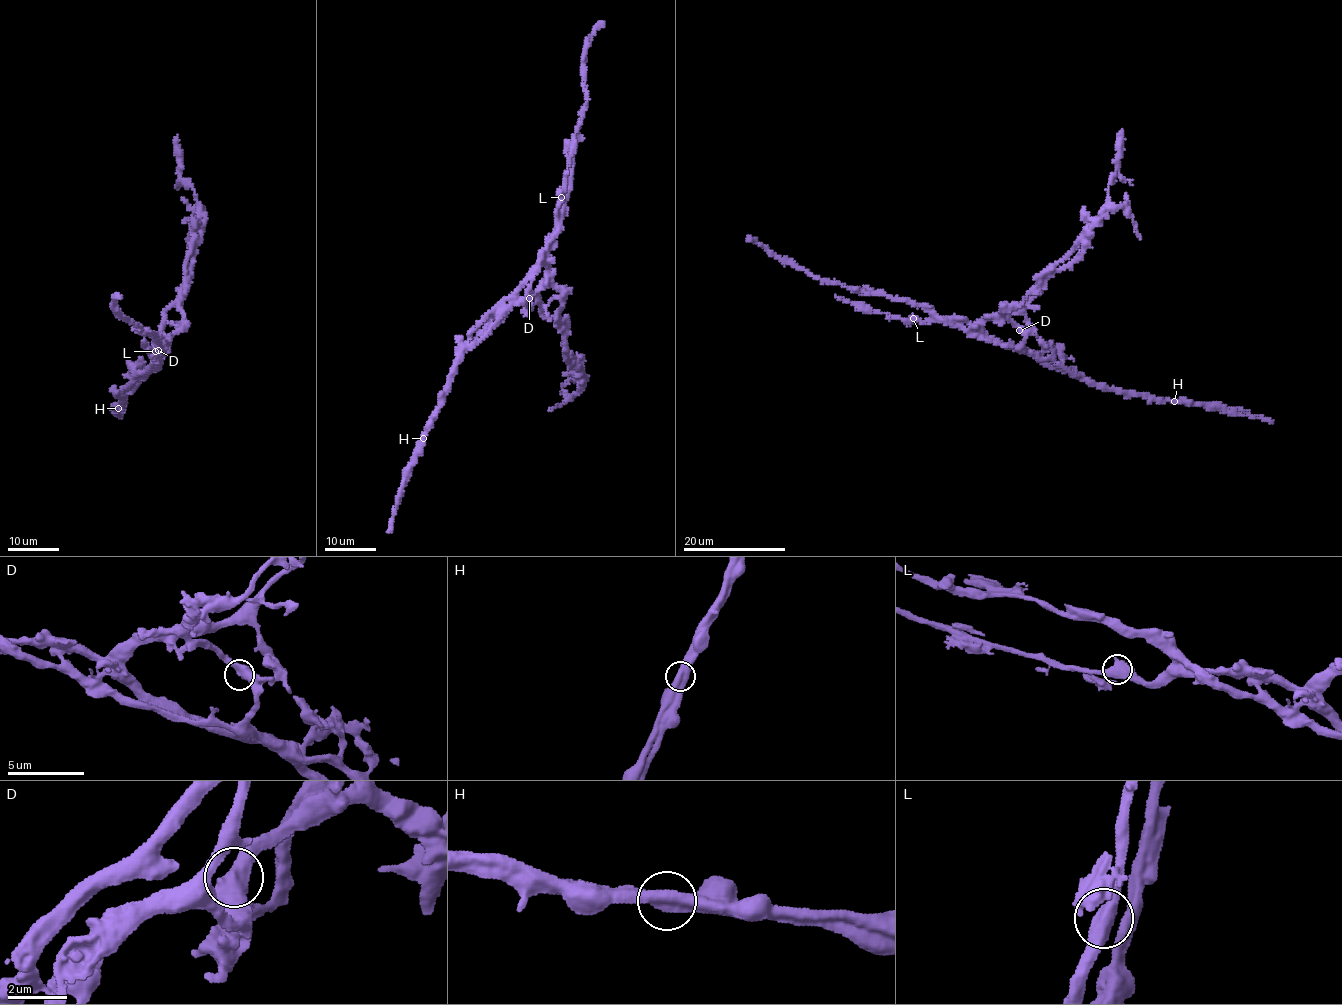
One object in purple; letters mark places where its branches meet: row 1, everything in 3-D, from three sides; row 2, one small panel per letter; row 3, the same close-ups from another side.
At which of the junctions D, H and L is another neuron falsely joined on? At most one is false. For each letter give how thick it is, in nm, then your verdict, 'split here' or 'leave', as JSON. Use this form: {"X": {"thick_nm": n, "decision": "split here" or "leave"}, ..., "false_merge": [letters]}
{"D": {"thick_nm": 550, "decision": "leave"}, "H": {"thick_nm": 550, "decision": "split here"}, "L": {"thick_nm": 550, "decision": "leave"}, "false_merge": ["H"]}

